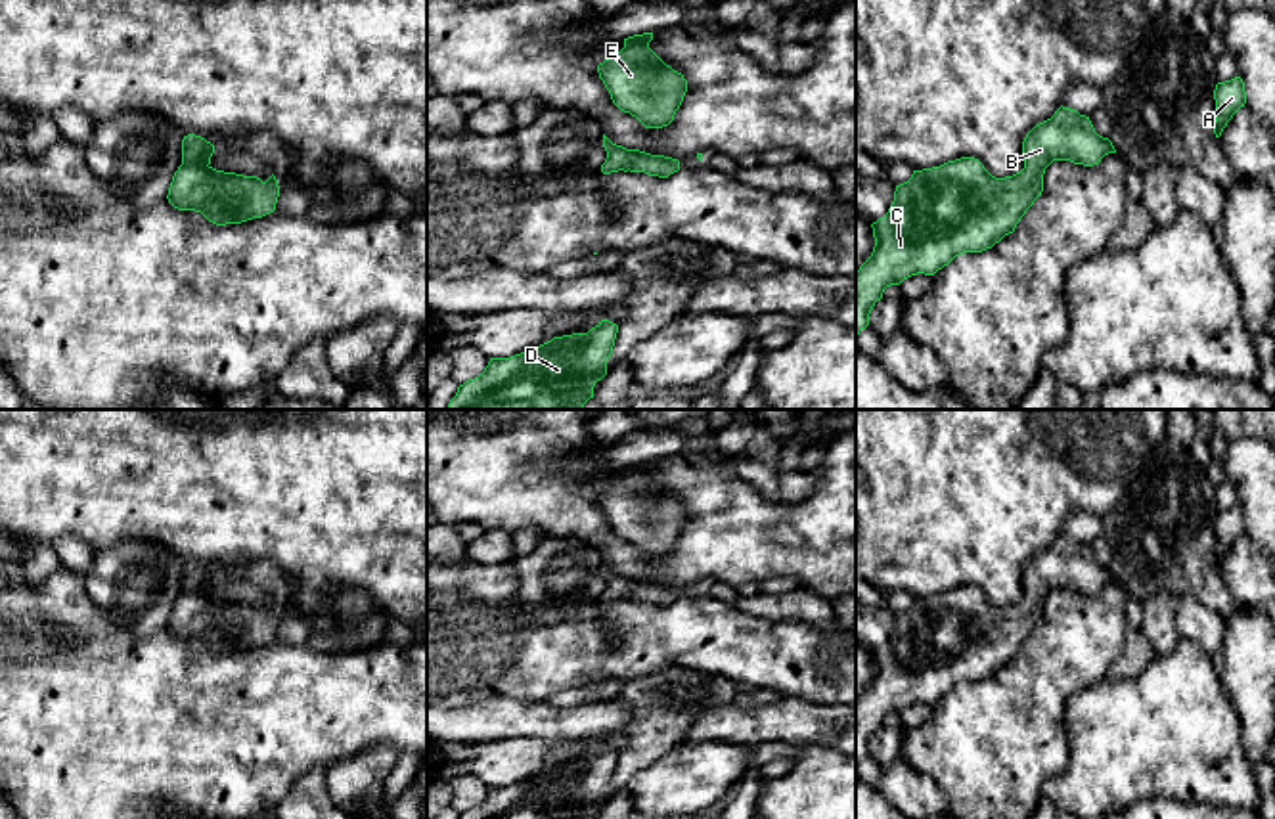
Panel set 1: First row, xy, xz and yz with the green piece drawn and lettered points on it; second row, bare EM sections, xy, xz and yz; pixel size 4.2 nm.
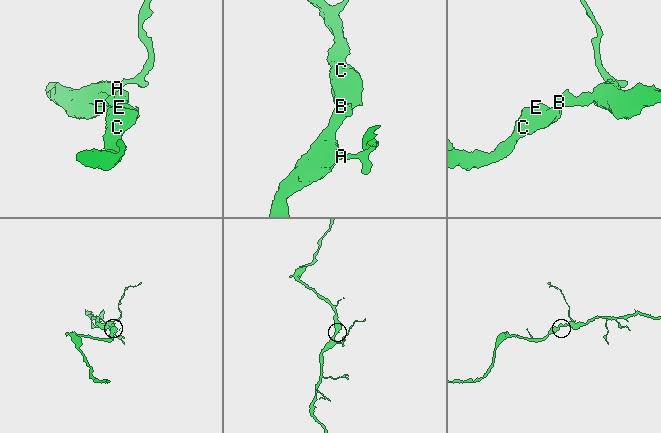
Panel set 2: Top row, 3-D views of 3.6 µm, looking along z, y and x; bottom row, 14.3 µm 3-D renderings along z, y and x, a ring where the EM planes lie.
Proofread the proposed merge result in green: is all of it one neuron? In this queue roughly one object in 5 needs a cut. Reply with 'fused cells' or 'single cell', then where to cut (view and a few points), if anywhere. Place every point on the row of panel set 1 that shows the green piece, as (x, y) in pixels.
single cell; no cut

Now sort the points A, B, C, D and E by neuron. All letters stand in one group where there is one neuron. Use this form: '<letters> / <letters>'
A B C D E

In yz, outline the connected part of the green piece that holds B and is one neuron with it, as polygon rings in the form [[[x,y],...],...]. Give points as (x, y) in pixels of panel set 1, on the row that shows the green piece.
[[[1059,107],[1055,115],[1036,124],[1022,142],[1024,168],[1013,176],[995,178],[974,157],[961,157],[940,166],[913,170],[911,178],[896,186],[894,201],[888,212],[871,224],[875,247],[871,256],[856,272],[856,339],[869,325],[869,314],[890,285],[925,274],[934,276],[963,253],[982,253],[1013,233],[1020,218],[1043,191],[1043,174],[1053,161],[1070,161],[1074,165],[1093,166],[1108,153],[1116,153],[1112,142],[1095,132],[1089,117],[1076,109]]]

